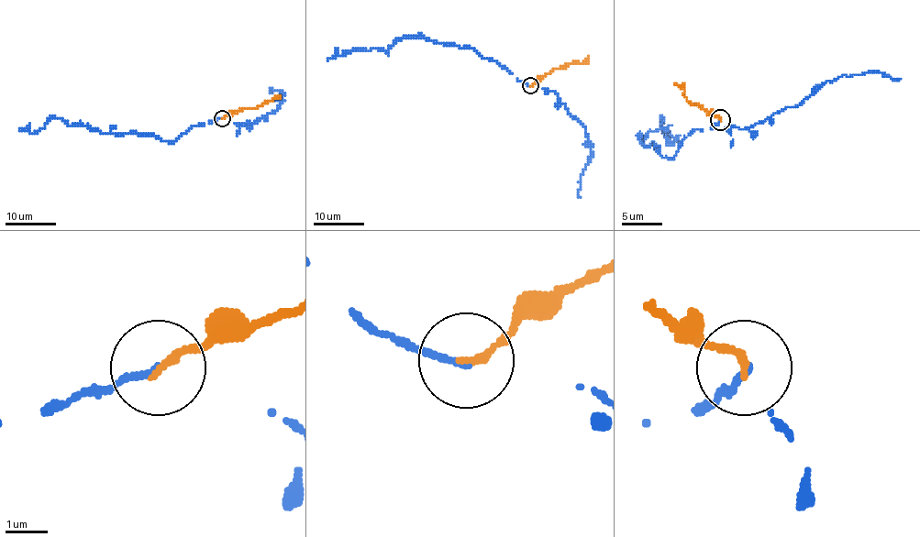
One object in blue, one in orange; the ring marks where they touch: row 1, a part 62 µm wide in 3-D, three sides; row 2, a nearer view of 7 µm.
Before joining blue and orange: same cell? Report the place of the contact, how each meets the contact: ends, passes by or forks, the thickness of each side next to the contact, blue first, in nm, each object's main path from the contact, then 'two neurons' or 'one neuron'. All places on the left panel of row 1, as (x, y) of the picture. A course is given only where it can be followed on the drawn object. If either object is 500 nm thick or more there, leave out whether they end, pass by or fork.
(222, 118) | blue ends | orange ends | 140/170 nm | blue via (222, 117), (194, 126), (167, 141), (135, 131), (100, 133), (61, 119), (50, 117), (31, 133), (28, 124) | orange via (222, 117), (257, 107), (281, 94) | two neurons

